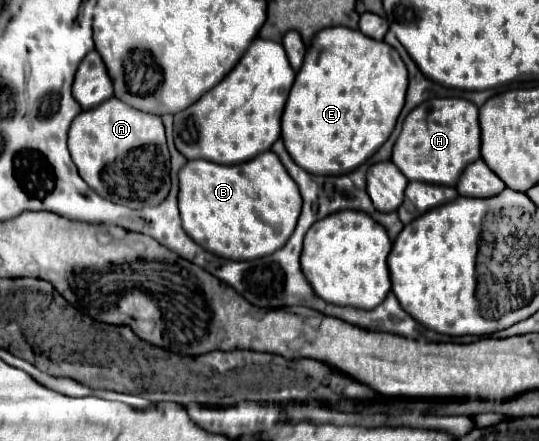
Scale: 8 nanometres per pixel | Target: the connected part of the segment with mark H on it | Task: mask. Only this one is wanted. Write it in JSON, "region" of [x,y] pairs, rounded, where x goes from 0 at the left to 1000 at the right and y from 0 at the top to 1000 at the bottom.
{"region":[[[803,220],[770,243],[748,274],[748,293],[729,333],[725,365],[759,410],[788,410],[840,424],[859,383],[892,356],[889,243],[866,224]]]}

